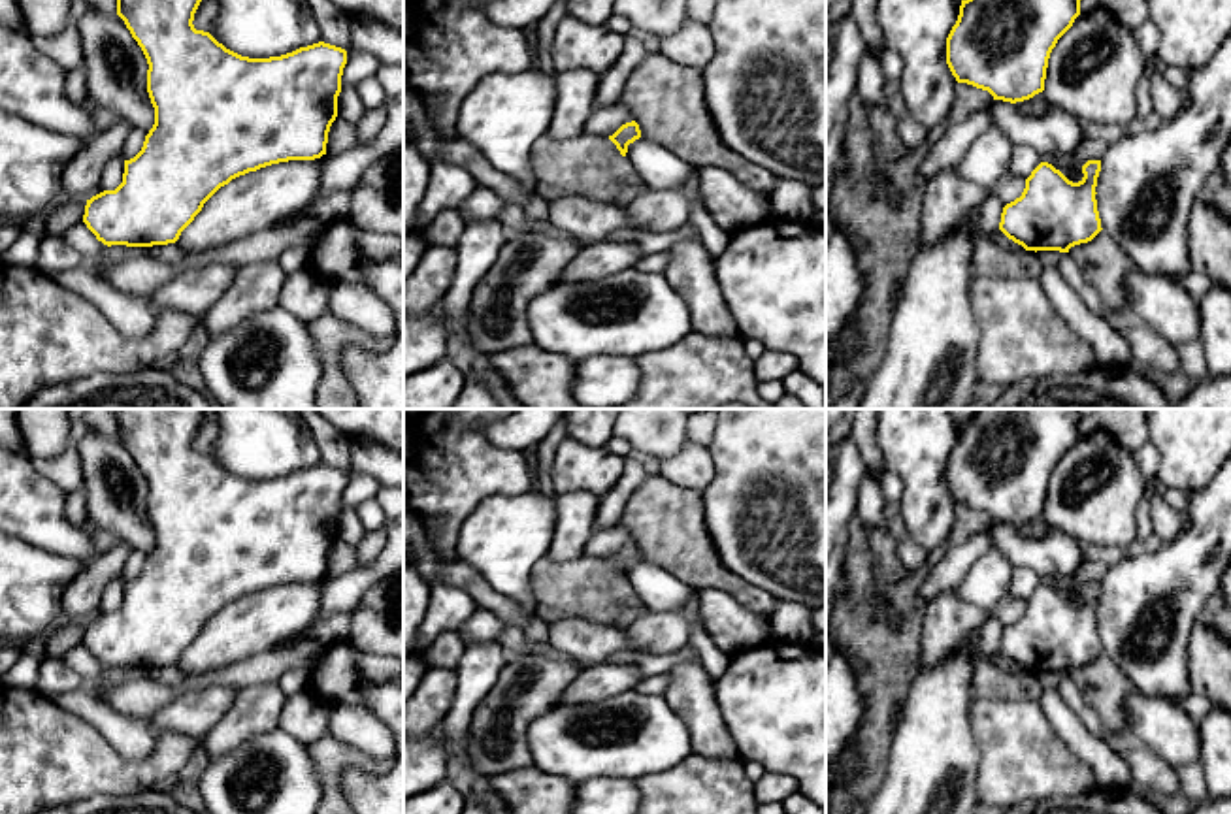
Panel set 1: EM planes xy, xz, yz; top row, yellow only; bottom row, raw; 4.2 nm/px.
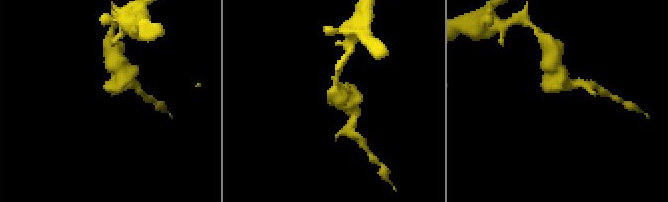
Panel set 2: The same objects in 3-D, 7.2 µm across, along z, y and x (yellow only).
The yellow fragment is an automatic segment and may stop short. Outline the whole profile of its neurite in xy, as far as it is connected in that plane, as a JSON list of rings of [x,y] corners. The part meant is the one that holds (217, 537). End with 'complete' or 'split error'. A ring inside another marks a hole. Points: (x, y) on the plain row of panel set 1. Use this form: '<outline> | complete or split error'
[[[115,409],[117,437],[149,486],[147,514],[155,529],[155,546],[145,558],[141,573],[124,582],[123,605],[115,612],[104,612],[87,622],[83,644],[107,669],[175,665],[204,626],[232,601],[271,586],[315,582],[326,577],[328,554],[337,539],[347,473],[319,464],[281,479],[241,479],[209,454],[194,450],[194,435],[205,413],[207,409]]] | complete

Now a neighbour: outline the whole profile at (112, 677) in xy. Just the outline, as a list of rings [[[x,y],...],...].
[[[104,667],[98,680],[85,684],[89,692],[92,692],[98,699],[104,699],[104,692],[119,686],[128,680],[141,680],[145,678],[145,669],[126,669],[126,667]]]

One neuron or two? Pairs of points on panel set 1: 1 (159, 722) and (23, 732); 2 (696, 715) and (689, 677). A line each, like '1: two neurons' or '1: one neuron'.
1: two neurons
2: one neuron

